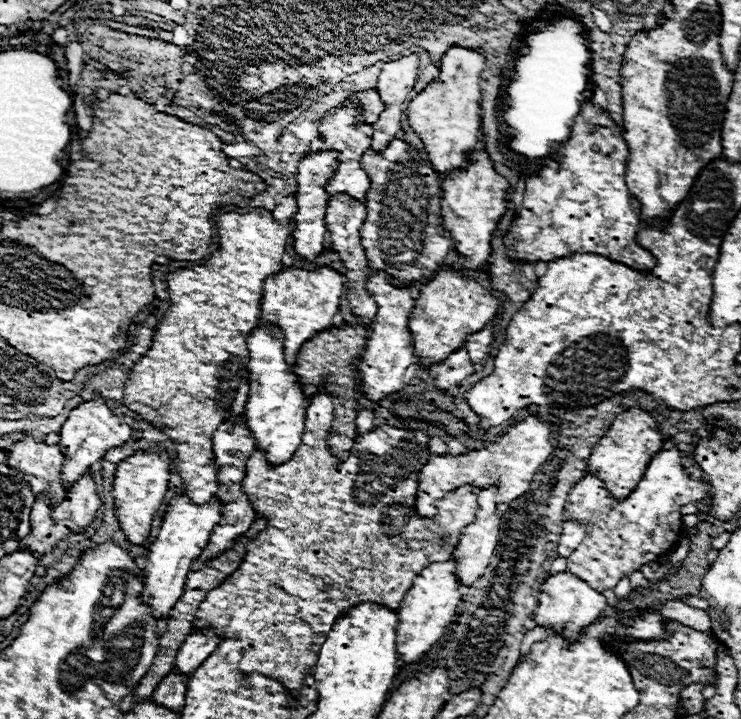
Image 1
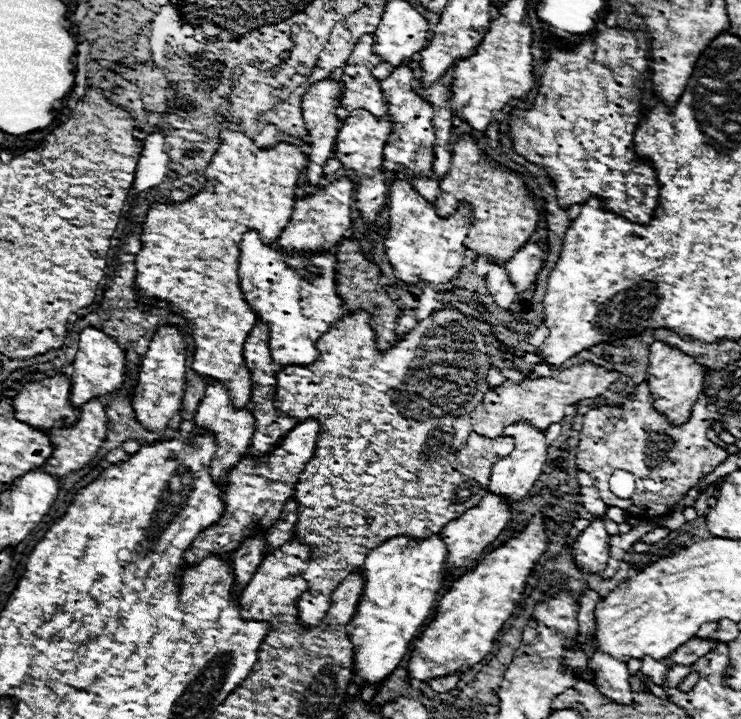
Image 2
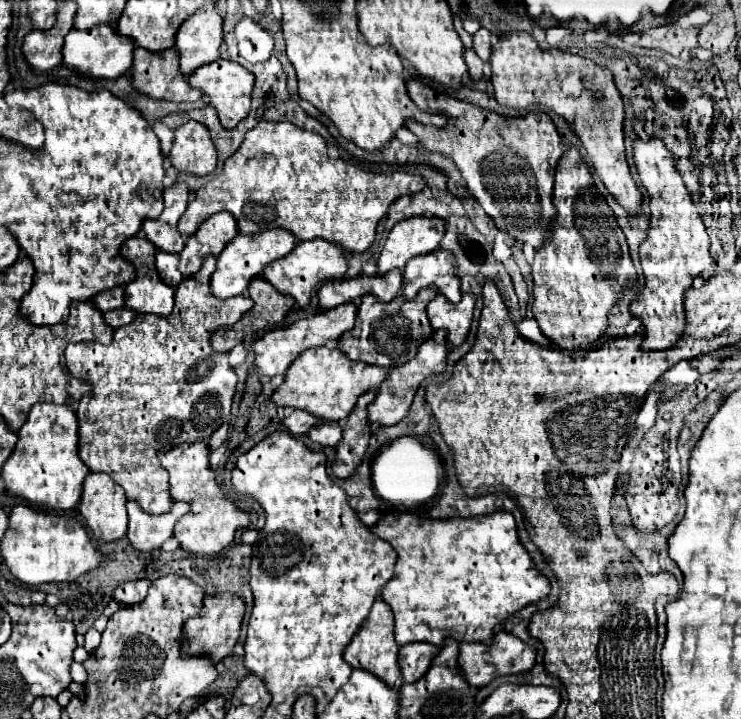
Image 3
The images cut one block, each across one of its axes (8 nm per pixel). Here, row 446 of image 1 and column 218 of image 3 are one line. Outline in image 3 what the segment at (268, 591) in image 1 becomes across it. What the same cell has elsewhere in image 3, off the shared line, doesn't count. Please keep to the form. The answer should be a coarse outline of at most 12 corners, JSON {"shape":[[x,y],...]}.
{"shape":[[216,258],[110,346],[71,343],[80,458],[152,514],[156,454],[210,438],[238,376],[210,336],[252,308],[212,298]]}

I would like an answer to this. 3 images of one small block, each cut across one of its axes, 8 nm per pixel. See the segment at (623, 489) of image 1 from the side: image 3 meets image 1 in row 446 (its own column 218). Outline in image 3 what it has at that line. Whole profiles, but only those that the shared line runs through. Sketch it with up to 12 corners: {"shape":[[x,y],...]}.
{"shape":[[206,596],[186,620],[184,650],[220,662],[238,642],[246,604]]}

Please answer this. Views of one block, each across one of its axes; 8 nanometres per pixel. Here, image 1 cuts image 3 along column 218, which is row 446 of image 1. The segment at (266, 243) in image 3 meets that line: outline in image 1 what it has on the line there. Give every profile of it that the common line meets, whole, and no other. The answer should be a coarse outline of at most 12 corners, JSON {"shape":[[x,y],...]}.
{"shape":[[280,328],[246,342],[244,420],[278,466],[302,442],[308,400],[284,360]]}

